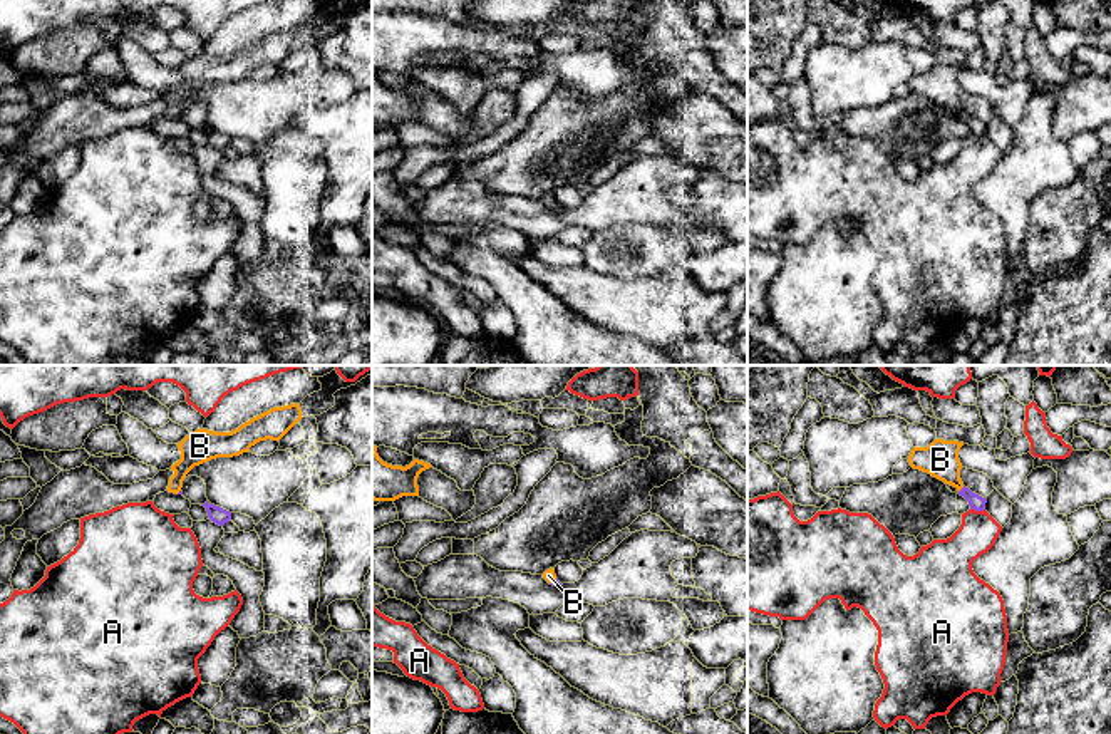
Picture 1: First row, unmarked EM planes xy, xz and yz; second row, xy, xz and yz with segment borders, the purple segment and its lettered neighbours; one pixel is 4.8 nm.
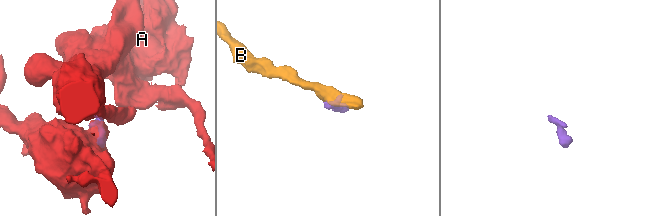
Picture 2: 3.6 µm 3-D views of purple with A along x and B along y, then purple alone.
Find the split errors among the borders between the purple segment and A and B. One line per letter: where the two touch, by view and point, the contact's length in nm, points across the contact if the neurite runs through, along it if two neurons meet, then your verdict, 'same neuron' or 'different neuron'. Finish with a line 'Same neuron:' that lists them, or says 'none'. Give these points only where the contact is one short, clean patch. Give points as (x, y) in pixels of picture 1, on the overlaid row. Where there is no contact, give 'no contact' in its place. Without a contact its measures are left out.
A: meets purple in yz at (977, 510); contact 70 nm long; different neuron
B: meets purple in yz at (961, 490); contact 40 nm long; runs through yz (976, 501), (961, 490), (940, 460); same neuron
Same neuron: B

